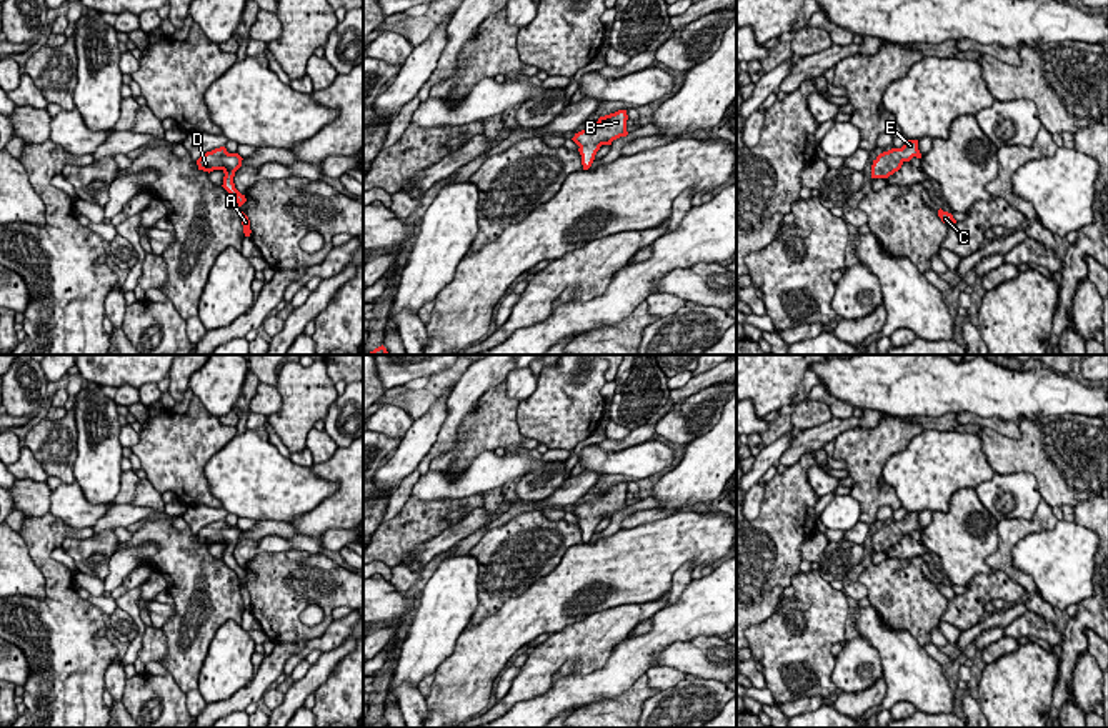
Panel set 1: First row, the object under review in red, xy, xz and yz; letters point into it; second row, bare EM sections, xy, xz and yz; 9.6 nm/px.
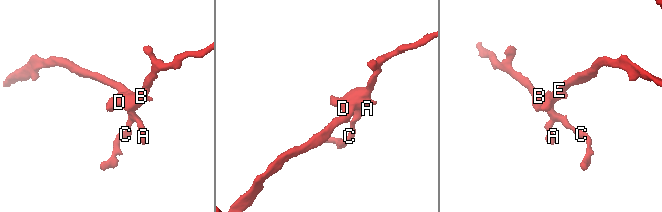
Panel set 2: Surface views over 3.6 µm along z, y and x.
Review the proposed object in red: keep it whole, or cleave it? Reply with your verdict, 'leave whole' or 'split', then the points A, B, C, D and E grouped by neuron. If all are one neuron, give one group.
leave whole; A B C D E

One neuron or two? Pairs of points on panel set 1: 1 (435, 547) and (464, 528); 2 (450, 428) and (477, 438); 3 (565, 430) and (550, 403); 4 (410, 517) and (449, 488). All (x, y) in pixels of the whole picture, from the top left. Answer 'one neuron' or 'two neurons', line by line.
1: one neuron
2: two neurons
3: one neuron
4: two neurons

